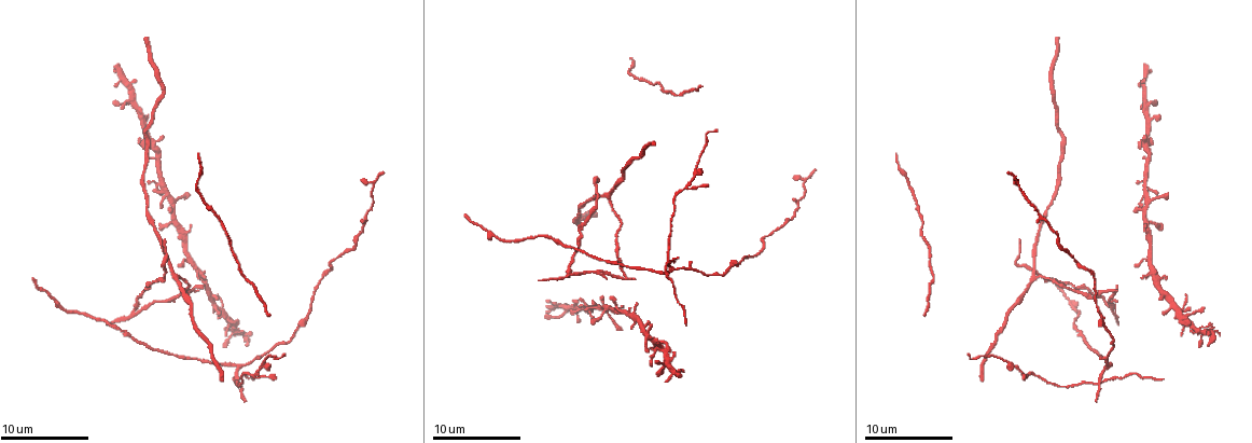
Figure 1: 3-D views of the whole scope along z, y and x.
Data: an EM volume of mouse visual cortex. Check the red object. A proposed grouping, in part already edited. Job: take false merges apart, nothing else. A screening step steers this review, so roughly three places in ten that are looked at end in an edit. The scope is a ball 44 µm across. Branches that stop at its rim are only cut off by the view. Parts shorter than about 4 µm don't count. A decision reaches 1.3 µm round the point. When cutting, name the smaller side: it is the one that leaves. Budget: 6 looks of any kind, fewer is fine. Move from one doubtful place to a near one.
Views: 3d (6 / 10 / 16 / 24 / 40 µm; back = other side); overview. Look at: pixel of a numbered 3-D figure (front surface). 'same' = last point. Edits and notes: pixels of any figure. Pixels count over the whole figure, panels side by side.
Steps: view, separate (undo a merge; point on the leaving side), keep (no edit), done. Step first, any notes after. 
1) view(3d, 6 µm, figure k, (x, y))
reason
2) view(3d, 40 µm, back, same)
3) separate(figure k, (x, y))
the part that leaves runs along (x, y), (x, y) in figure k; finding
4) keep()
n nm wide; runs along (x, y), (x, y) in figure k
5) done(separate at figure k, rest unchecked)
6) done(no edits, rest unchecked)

view(3d, 10 µm, figure 1, (1099, 315))
thick turns thin

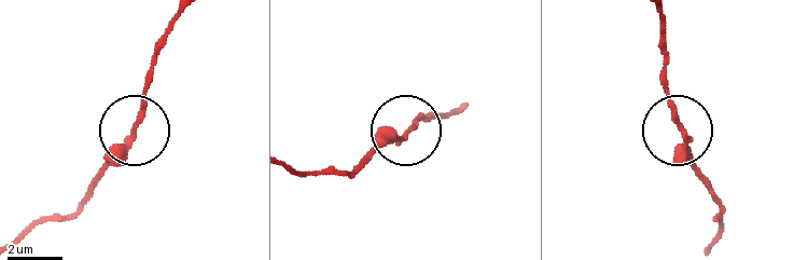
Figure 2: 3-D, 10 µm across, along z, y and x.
keep()
runs along (708, 248), (722, 228), (722, 211), (662, 74) in figure 2; one neuron here

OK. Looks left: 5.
view(3d, 10 µm, figure 1, (672, 269))
a fork

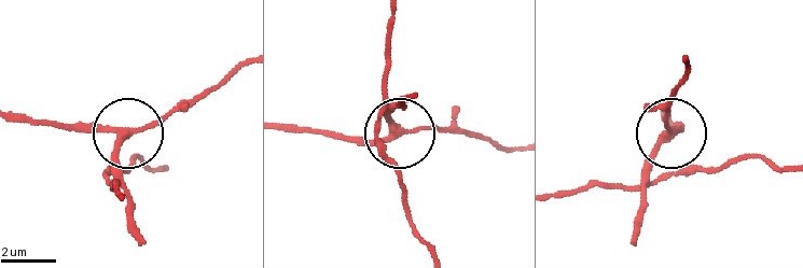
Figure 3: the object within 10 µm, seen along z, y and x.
view(3d, 10 µm, back, figure 3, (124, 134))

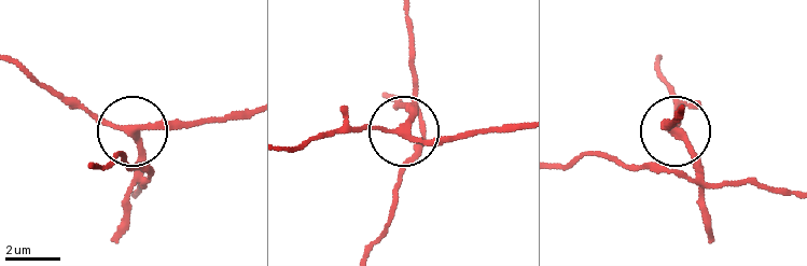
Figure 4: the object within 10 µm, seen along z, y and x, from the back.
keep()
3 arms; runs along (245, 113), (154, 120), (126, 131), (98, 122), (59, 95) in figure 4; continuous, no second neuron

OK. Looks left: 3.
view(3d, 10 µm, figure 1, (623, 276))
two arms in line, one across

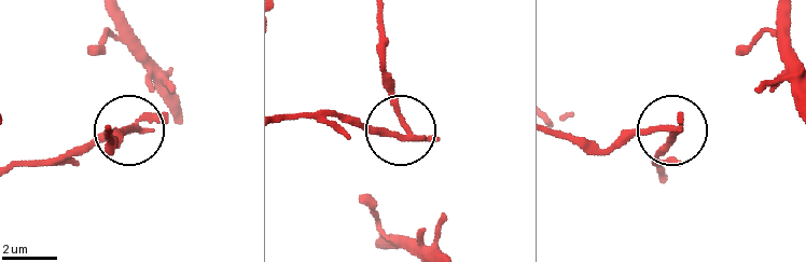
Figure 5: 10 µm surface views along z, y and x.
separate(figure 5, (98, 140))
the part that leaves runs along (404, 140), (322, 113), (288, 113) in figure 5; a second neuron is stuck on

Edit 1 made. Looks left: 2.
done(separate at figure 5, rest unchecked)

